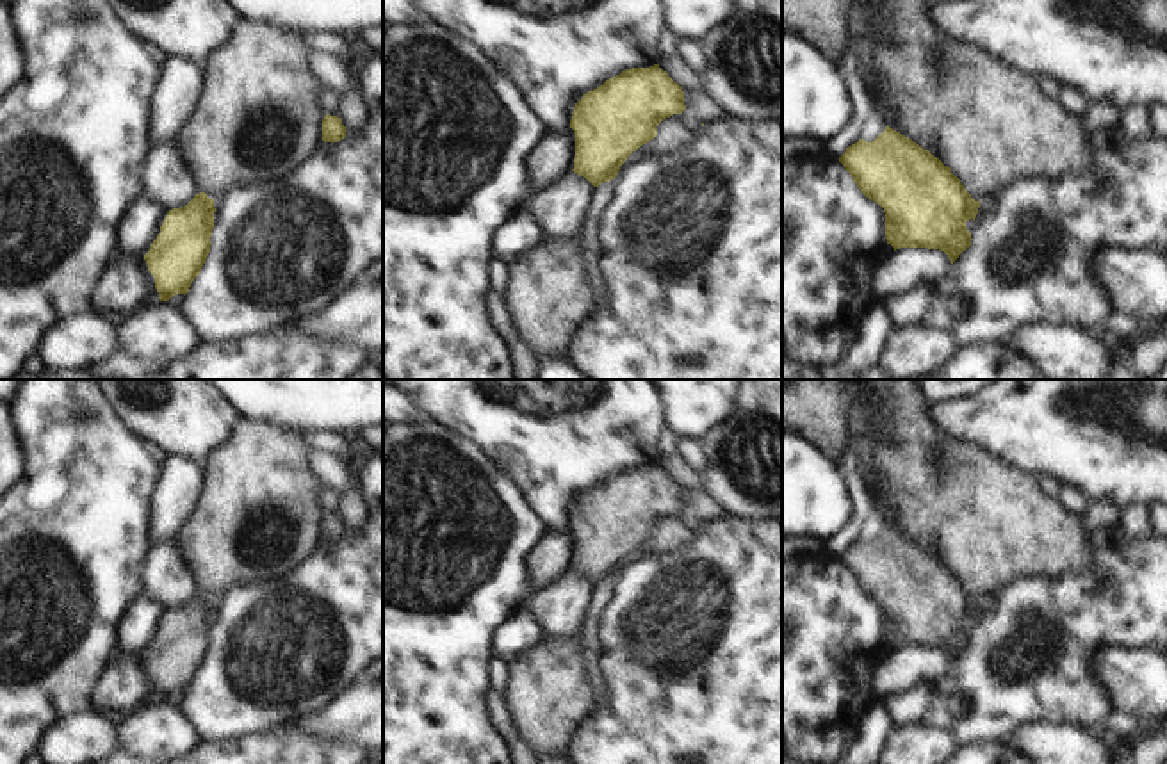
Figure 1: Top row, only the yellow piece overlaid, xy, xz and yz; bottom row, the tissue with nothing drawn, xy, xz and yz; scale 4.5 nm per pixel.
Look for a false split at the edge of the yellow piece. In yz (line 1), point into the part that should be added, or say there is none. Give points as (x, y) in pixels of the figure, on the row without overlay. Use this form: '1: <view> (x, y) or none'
1: none

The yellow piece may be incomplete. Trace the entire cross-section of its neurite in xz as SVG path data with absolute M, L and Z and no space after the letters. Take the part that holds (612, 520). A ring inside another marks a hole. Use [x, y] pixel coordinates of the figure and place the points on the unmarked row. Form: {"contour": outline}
{"contour": "M659 463L622 470L575 502L572 570L593 586L616 577L627 556L657 534L657 524L684 508L682 486Z"}

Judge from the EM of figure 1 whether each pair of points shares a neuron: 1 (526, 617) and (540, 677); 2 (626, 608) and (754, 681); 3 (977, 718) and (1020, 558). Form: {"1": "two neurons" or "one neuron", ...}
{"1": "two neurons", "2": "one neuron", "3": "two neurons"}

